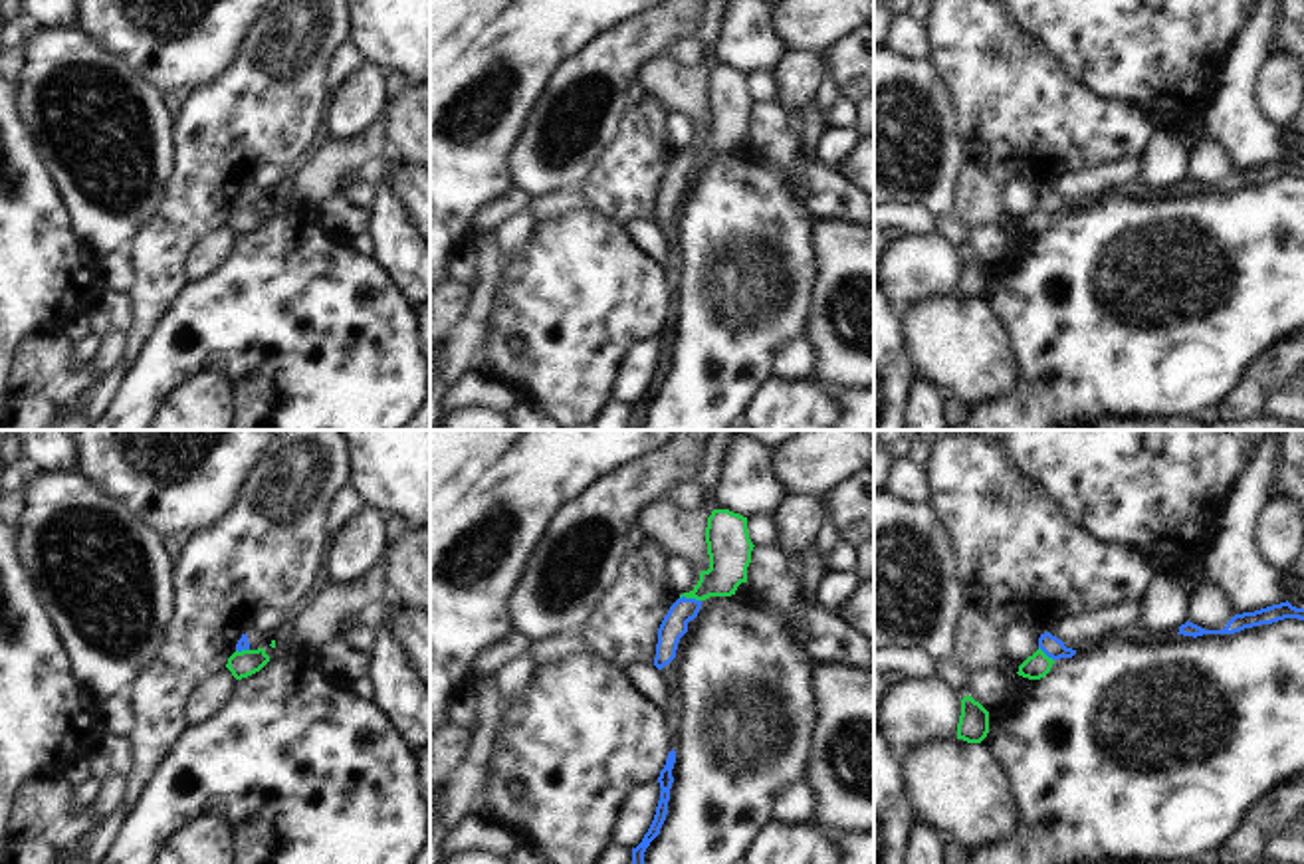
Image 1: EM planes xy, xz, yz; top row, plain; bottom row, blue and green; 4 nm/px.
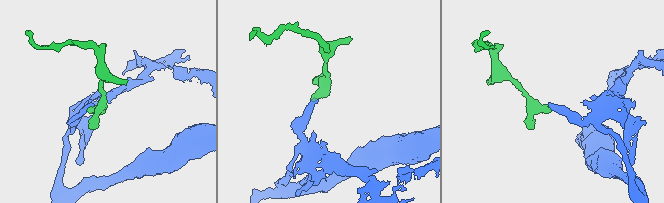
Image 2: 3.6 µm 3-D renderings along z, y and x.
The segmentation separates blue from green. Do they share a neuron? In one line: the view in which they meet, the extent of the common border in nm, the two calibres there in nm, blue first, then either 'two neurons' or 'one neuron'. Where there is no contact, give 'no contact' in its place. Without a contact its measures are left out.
meets blue in xz; contact 90 nm long; 110 nm thick on the blue side, 180 nm on the other; two neurons

